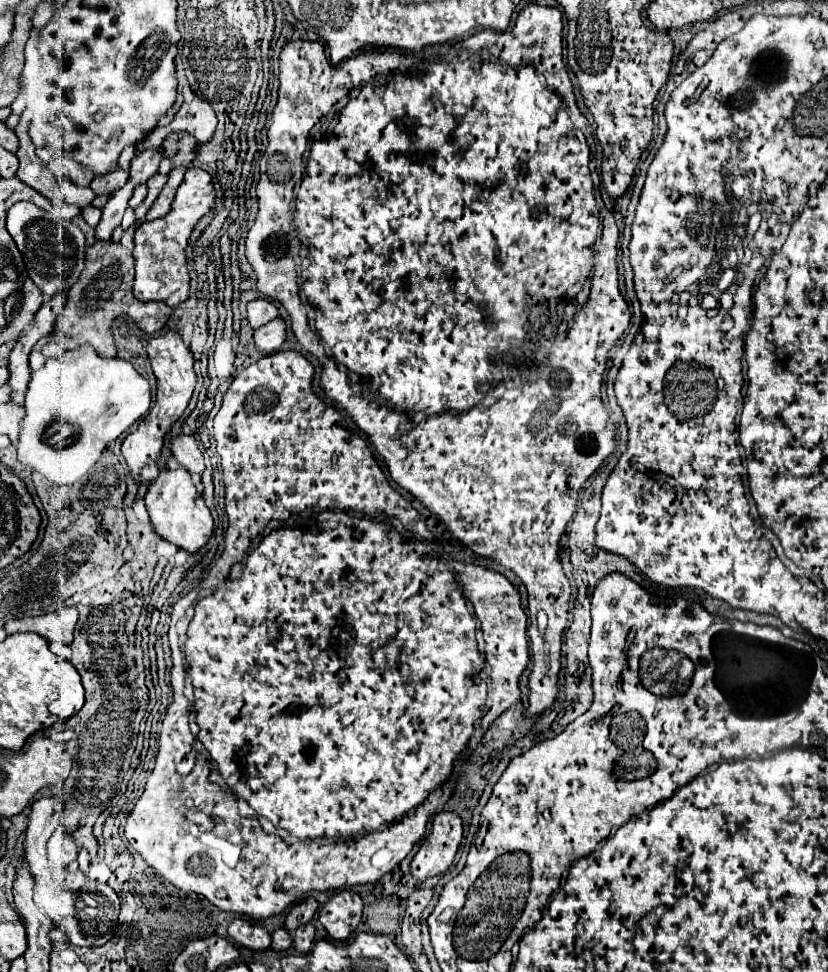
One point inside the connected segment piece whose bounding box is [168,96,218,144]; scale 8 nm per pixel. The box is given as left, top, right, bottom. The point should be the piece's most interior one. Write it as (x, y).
(197, 118)

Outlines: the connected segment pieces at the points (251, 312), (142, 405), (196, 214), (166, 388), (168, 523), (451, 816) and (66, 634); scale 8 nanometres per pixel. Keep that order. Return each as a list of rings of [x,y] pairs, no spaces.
[[[256,298],[248,304],[248,322],[252,328],[260,328],[262,324],[274,320],[276,316],[278,316],[278,308],[266,298]]]
[[[82,346],[74,352],[66,350],[62,358],[48,358],[40,370],[32,372],[24,406],[26,418],[20,422],[18,460],[46,476],[52,484],[62,486],[78,482],[98,462],[104,448],[148,412],[150,386],[130,362],[120,358],[106,360],[90,346]]]
[[[190,168],[184,174],[184,180],[178,188],[178,194],[172,202],[172,210],[154,222],[144,222],[134,234],[134,260],[136,260],[136,274],[134,274],[134,296],[140,302],[158,300],[176,308],[188,298],[190,290],[190,270],[186,262],[186,246],[194,226],[214,210],[216,192],[214,192],[214,178],[202,168]]]
[[[170,330],[164,336],[152,338],[146,346],[150,364],[152,364],[152,372],[156,376],[156,404],[154,408],[150,408],[150,412],[142,418],[140,426],[136,428],[136,432],[128,434],[124,444],[122,444],[122,454],[126,458],[126,464],[136,480],[136,484],[140,484],[142,478],[142,468],[150,462],[156,462],[160,458],[162,446],[164,446],[164,438],[170,432],[172,424],[182,416],[182,412],[186,410],[192,392],[194,392],[194,384],[196,384],[196,374],[194,374],[194,358],[190,348],[184,344],[182,336],[174,330]]]
[[[184,468],[176,470],[160,470],[158,478],[150,484],[146,498],[144,498],[146,510],[150,514],[152,528],[156,534],[160,534],[164,540],[176,544],[178,548],[186,550],[188,554],[196,554],[212,536],[212,514],[204,504],[204,498],[196,492],[192,484],[192,476]]]
[[[438,812],[432,820],[432,830],[424,838],[412,860],[412,874],[418,880],[446,872],[462,842],[462,818],[456,812]]]
[[[62,608],[52,614],[36,616],[36,618],[20,618],[20,620],[8,620],[6,622],[6,632],[16,634],[16,632],[34,632],[46,638],[48,642],[62,642],[62,644],[72,644],[74,640],[74,626],[78,620],[78,610],[76,608]]]

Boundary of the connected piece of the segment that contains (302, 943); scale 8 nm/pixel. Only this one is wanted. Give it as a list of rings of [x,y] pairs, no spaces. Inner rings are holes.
[[[304,924],[294,932],[294,948],[302,954],[306,954],[314,944],[314,926],[312,924]]]

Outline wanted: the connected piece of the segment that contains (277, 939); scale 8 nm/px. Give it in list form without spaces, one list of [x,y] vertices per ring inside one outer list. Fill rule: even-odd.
[[[278,928],[272,932],[272,950],[284,952],[284,950],[290,950],[290,946],[292,946],[290,932],[286,932],[284,928]]]

